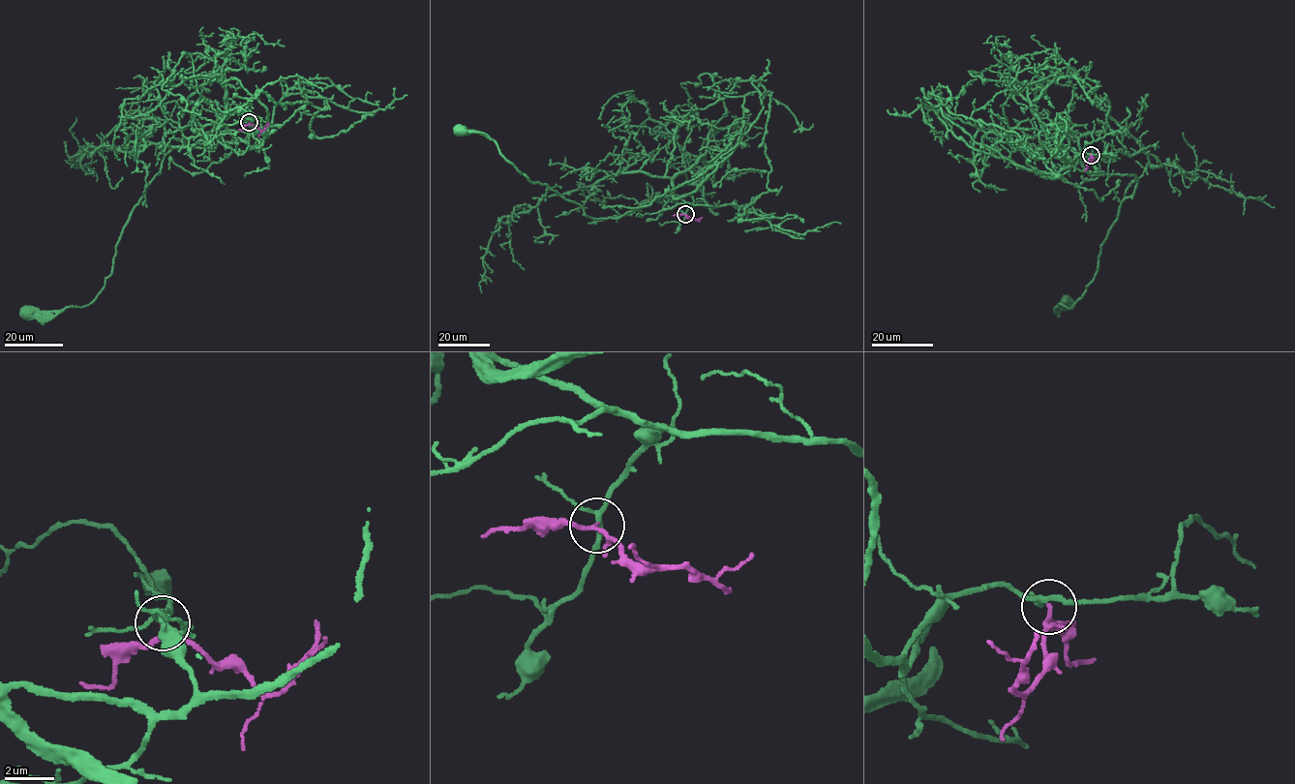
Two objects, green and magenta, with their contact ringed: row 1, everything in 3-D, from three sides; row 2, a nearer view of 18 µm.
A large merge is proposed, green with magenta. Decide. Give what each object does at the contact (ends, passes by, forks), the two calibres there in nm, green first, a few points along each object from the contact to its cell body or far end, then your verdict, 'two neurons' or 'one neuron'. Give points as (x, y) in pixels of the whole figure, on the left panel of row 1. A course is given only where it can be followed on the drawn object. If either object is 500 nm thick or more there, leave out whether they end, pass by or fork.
green forks there; magenta passes by; 170 nm thick on the green side, 150 nm on the other; green runs (249, 122), (253, 132), (229, 130), (213, 148), (165, 155), (96, 298), (28, 311); magenta runs (249, 123), (261, 131), (268, 124); two neurons

